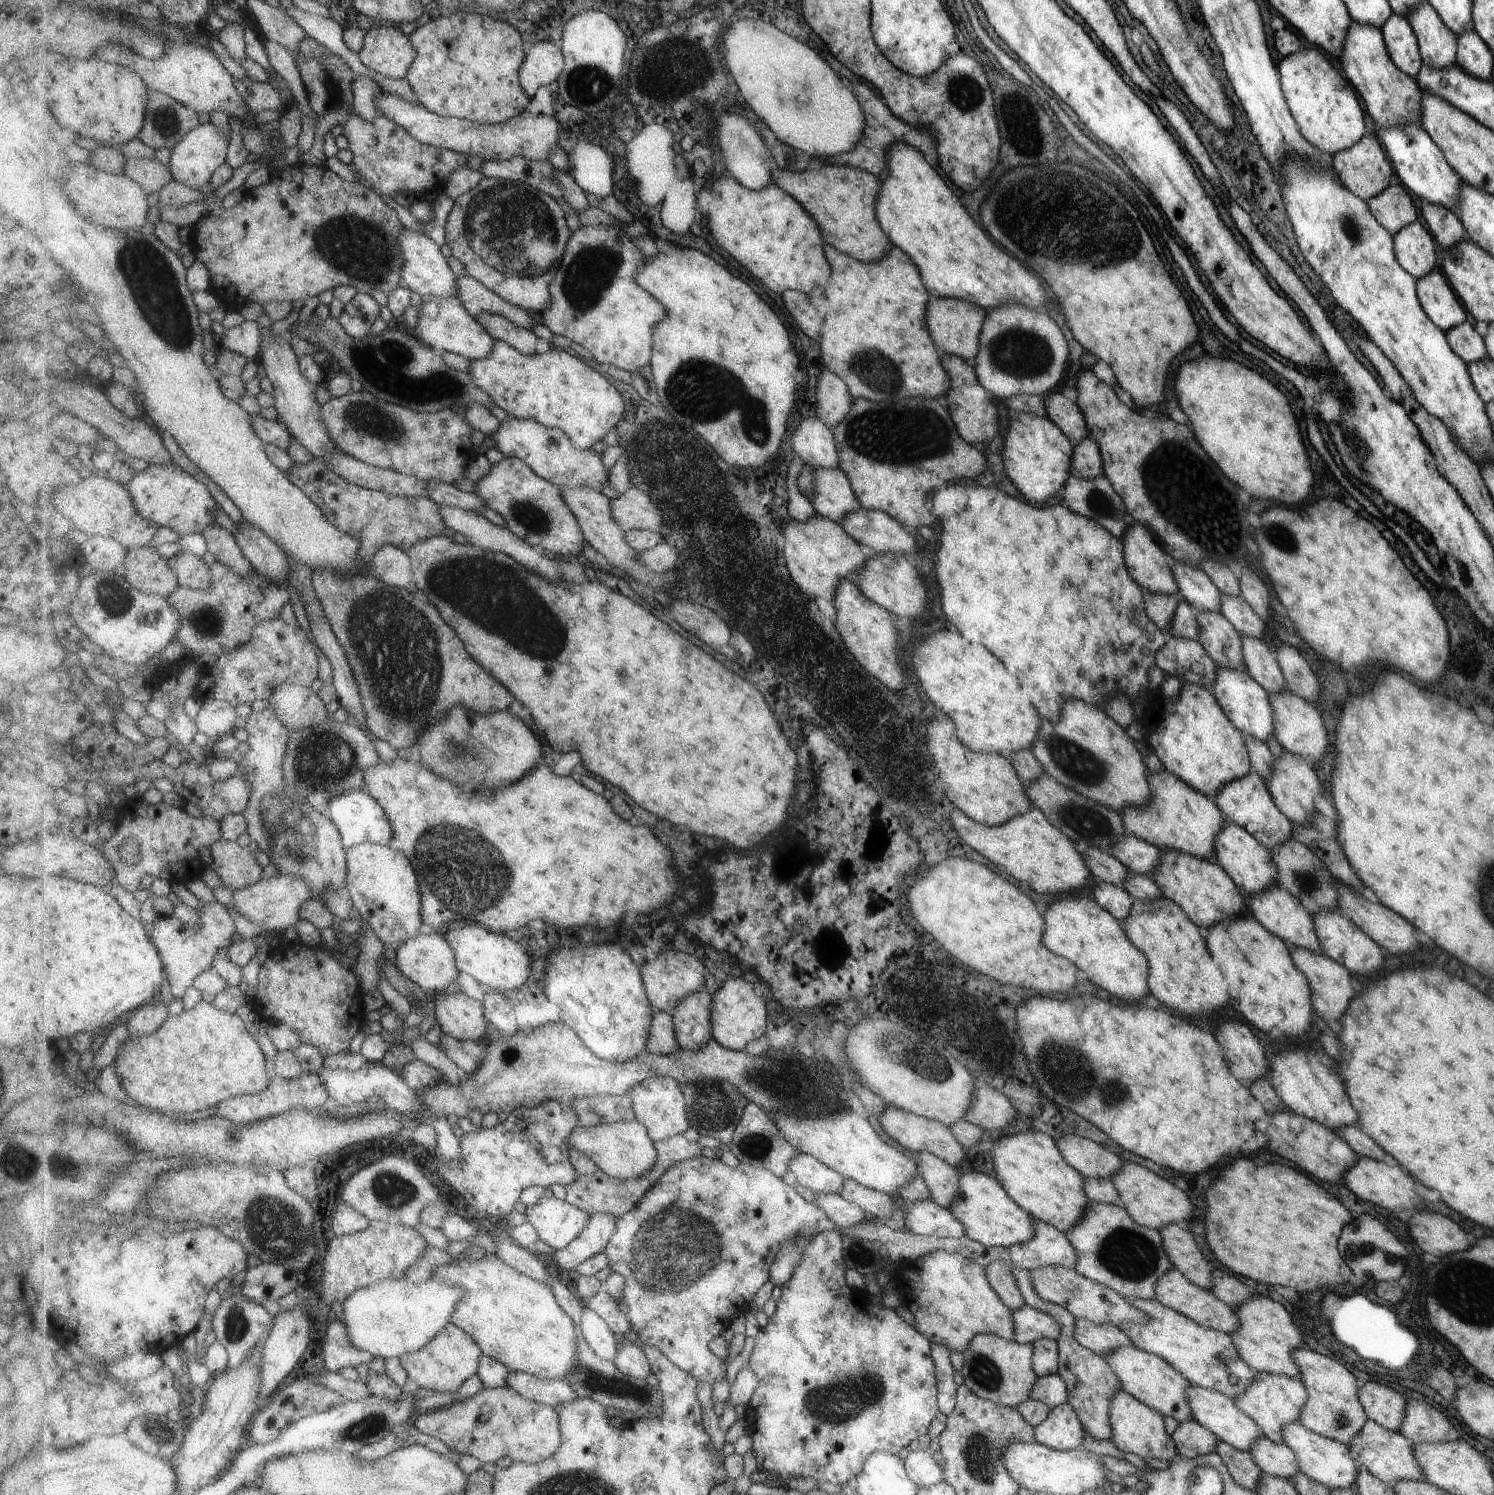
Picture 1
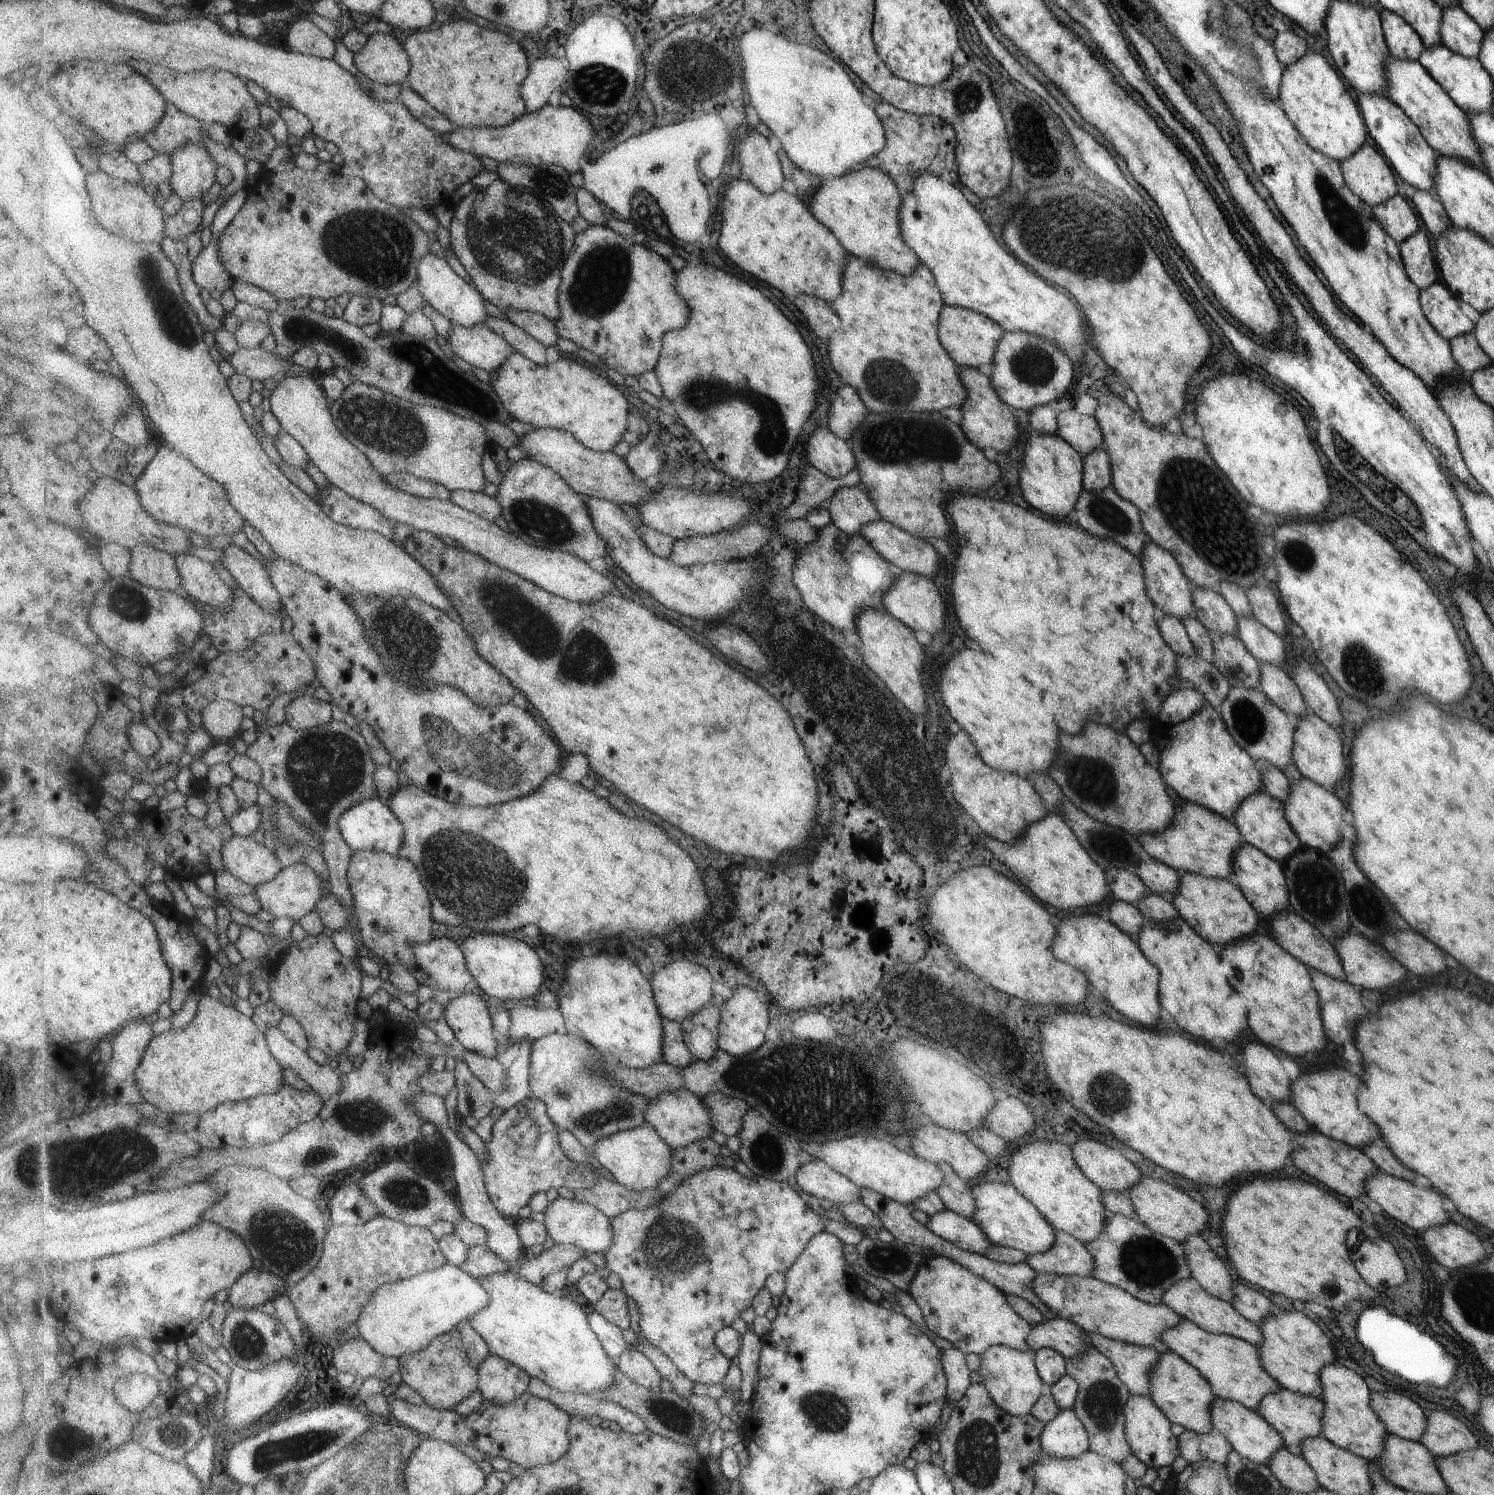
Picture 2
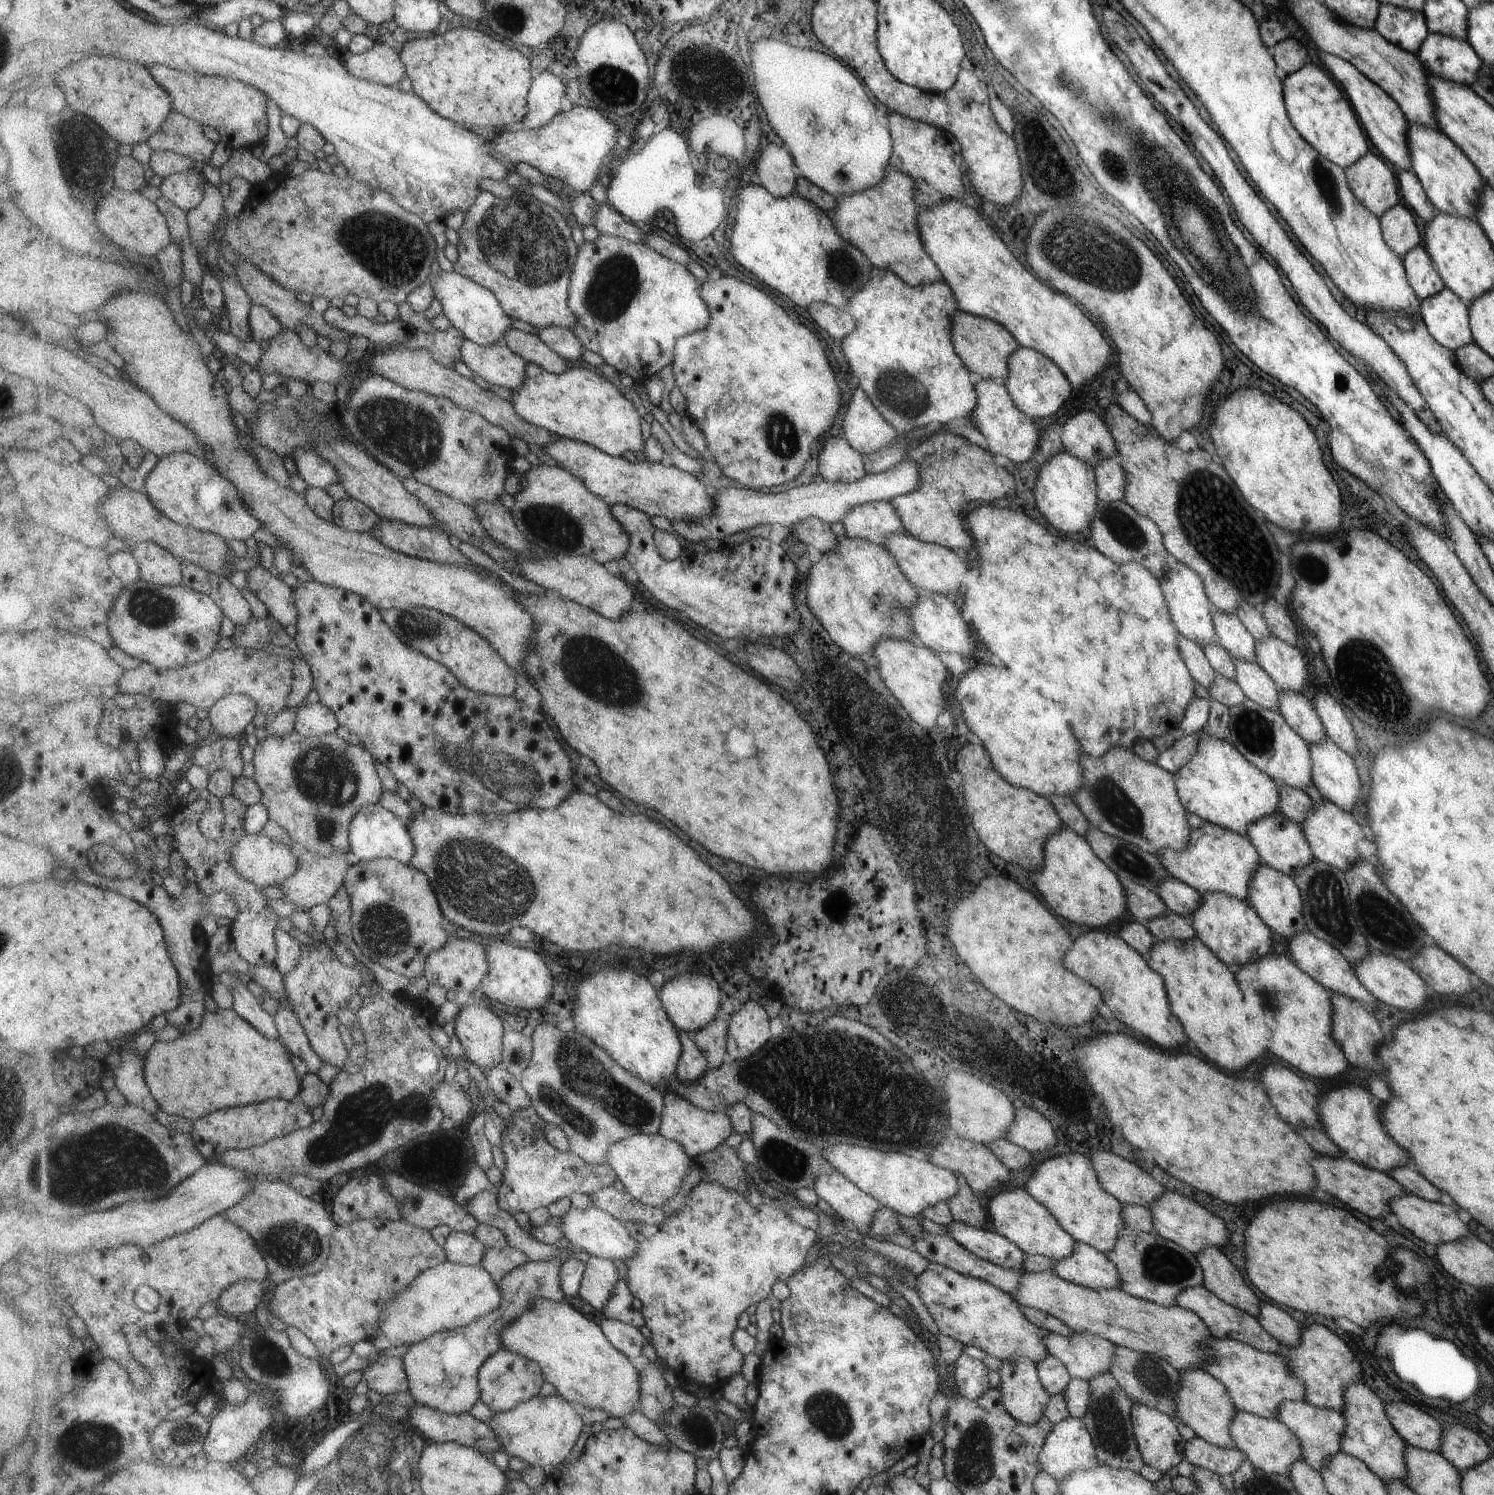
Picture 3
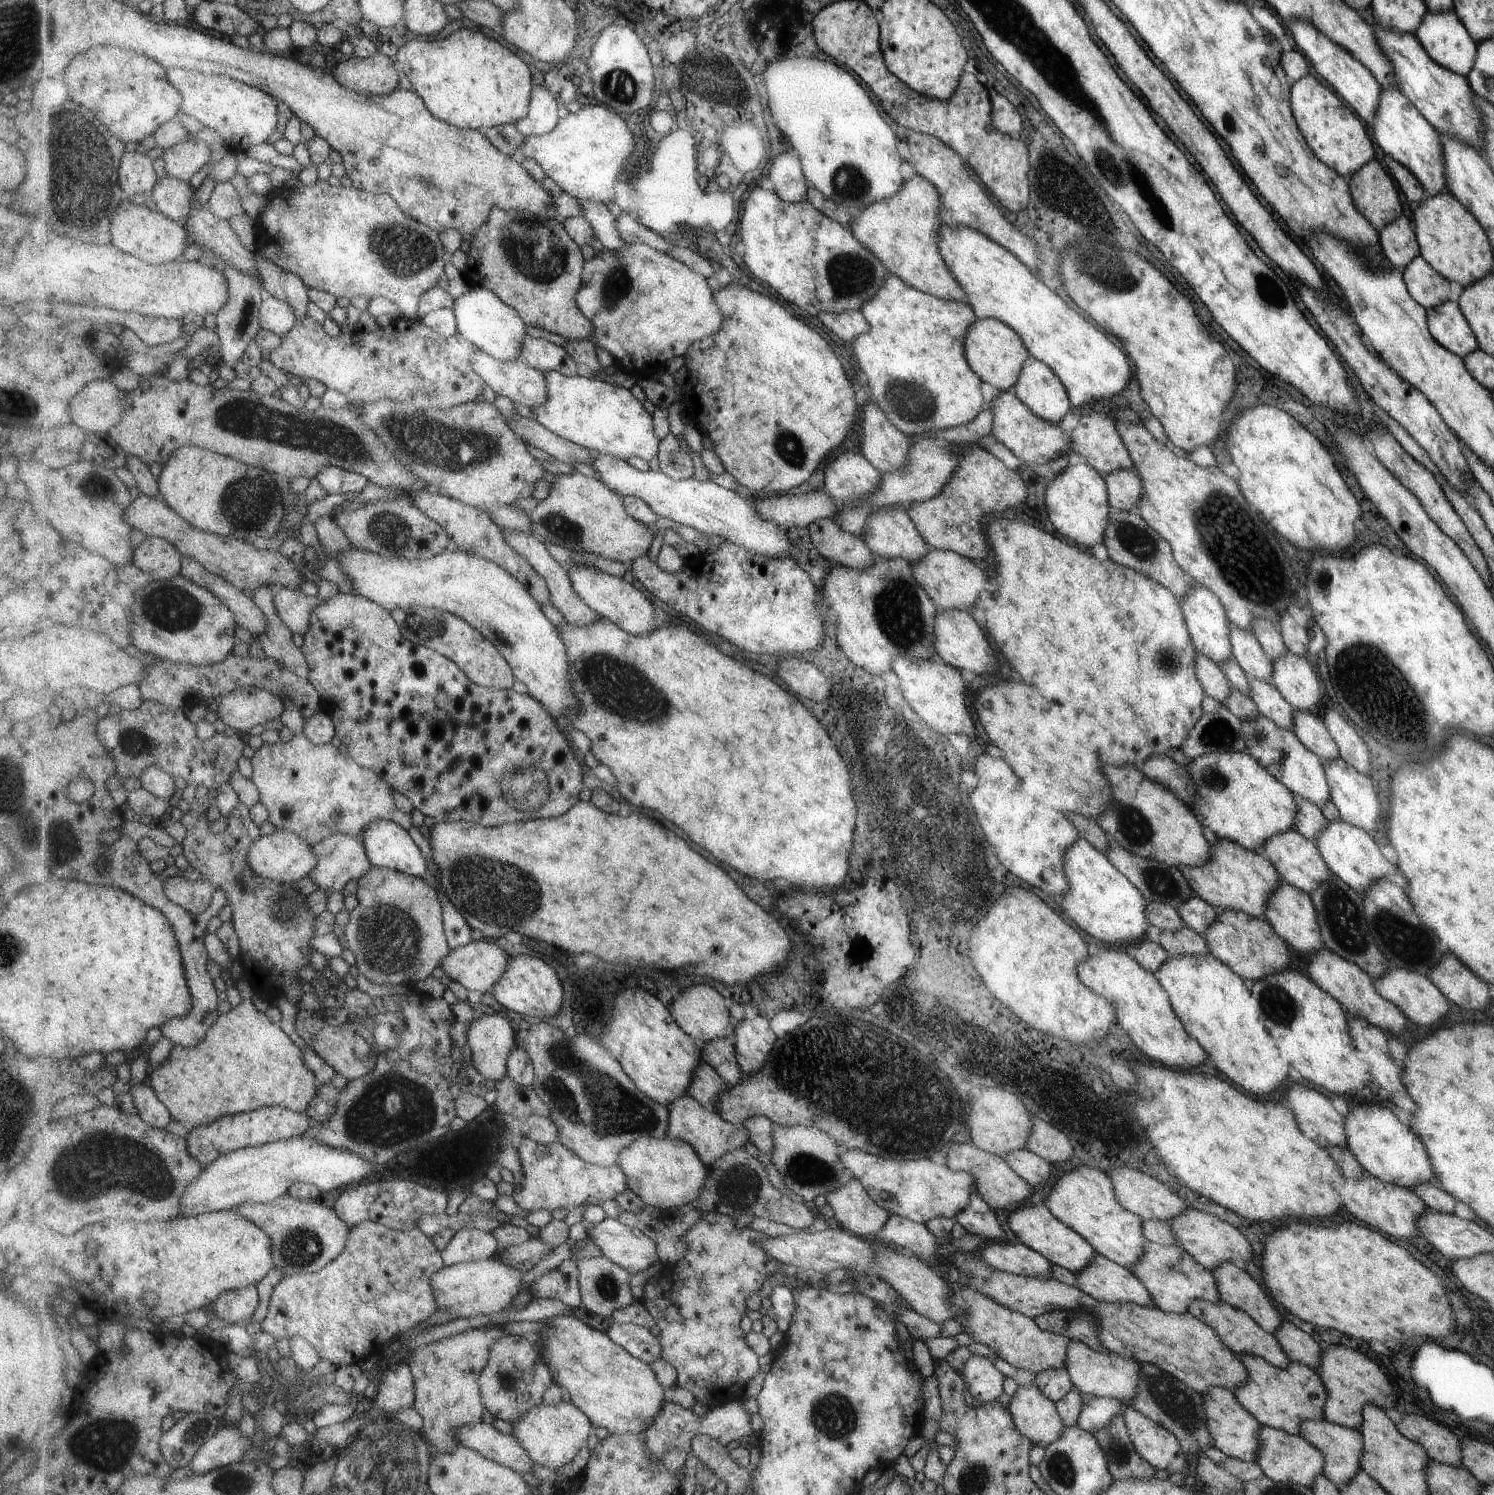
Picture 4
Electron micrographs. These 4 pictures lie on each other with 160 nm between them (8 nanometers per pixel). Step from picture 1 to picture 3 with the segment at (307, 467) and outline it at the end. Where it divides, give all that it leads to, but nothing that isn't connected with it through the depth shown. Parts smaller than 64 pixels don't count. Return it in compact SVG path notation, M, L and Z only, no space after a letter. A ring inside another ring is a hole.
M349 497L334 506L334 523L345 530L369 533L379 522L377 512L357 498Z

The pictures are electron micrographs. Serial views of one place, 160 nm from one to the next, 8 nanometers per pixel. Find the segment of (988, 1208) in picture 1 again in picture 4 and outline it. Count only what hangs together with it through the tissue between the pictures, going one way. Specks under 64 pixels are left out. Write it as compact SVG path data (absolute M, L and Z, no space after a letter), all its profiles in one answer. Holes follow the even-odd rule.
M1042 1203L1035 1206L1030 1204L1015 1212L1009 1212L1008 1218L1009 1230L1021 1242L1020 1244L1041 1254L1051 1265L1065 1268L1068 1272L1078 1274L1079 1270L1085 1270L1098 1254L1085 1238L1079 1236L1069 1226L1062 1224Z

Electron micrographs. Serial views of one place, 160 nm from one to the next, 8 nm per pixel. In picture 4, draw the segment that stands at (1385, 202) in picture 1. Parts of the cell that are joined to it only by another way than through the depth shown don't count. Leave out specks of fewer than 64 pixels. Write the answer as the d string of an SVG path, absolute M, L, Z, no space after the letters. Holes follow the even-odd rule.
M1405 214L1378 231L1384 258L1401 271L1411 260L1417 258L1419 248L1415 244L1416 237L1413 236L1413 232Z

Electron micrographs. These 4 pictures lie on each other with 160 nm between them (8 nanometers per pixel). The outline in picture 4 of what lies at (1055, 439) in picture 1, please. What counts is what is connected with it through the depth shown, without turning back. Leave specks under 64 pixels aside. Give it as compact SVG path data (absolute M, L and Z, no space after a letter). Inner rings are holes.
M1087 464L1067 465L1053 480L1044 484L1045 510L1053 528L1071 544L1089 548L1105 540L1106 525L1109 523L1109 494L1105 477Z

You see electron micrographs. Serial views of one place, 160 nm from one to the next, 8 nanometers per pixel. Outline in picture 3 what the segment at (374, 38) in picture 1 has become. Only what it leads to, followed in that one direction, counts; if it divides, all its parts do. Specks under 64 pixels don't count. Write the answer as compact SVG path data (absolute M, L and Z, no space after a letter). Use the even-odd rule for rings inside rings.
M376 43L368 52L349 57L346 68L356 78L389 87L399 86L406 75L406 65L400 54L382 43Z

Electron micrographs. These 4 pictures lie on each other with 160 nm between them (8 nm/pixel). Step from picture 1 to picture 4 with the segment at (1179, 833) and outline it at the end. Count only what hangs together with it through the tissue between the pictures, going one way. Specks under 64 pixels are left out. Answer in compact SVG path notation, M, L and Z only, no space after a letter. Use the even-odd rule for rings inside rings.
M1219 839L1212 846L1211 862L1195 868L1181 867L1178 870L1187 880L1195 896L1206 901L1218 911L1233 910L1247 916L1263 919L1269 906L1269 898L1279 888L1279 874L1271 862L1260 852L1247 851L1245 848L1226 839Z

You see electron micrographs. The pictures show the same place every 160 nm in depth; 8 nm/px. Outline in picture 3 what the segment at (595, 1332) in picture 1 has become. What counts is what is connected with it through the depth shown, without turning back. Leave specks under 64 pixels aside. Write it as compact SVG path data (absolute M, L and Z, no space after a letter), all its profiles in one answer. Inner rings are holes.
M608 1318L602 1321L600 1326L611 1340L611 1344L629 1358L643 1355L643 1346L651 1343L651 1339L643 1336L643 1332L637 1326Z

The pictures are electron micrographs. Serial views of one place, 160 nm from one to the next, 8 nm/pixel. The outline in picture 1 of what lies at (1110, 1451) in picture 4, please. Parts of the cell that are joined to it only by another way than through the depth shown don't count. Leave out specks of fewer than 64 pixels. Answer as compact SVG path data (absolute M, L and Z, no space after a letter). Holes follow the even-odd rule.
M1008 1263L1009 1274L1015 1280L1015 1286L1019 1290L1024 1305L1046 1313L1054 1318L1062 1326L1062 1334L1057 1340L1058 1344L1058 1371L1056 1374L1065 1382L1067 1388L1067 1403L1078 1413L1079 1420L1082 1421L1083 1429L1087 1434L1093 1436L1093 1440L1111 1440L1111 1424L1109 1424L1109 1402L1113 1394L1121 1391L1121 1382L1115 1376L1115 1372L1109 1368L1109 1364L1103 1358L1097 1356L1095 1352L1084 1348L1075 1340L1073 1328L1075 1328L1075 1318L1061 1306L1042 1300L1034 1292L1033 1284L1030 1284L1031 1274L1029 1271L1018 1268Z

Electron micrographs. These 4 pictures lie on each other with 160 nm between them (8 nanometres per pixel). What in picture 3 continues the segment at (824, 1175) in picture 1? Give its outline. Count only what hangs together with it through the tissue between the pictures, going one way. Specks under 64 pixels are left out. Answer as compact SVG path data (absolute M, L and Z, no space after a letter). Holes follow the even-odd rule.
M833 1172L831 1176L821 1176L815 1180L814 1191L843 1222L849 1220L859 1234L868 1234L873 1214L879 1210L880 1205L847 1180L841 1172Z

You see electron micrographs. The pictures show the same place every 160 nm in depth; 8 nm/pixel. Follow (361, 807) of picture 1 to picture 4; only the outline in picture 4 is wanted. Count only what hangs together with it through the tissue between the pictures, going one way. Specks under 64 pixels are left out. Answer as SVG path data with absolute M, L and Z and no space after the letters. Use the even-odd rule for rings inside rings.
M376 819L361 837L373 867L397 870L415 878L426 875L429 866L421 848L397 822Z

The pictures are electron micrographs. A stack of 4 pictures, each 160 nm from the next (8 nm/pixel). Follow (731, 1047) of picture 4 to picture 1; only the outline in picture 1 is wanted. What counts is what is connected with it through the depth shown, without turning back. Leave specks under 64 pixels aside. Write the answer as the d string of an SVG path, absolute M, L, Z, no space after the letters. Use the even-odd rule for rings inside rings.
M706 990L687 996L672 1016L674 1017L677 1041L682 1049L699 1052L714 1039L711 1008L714 999Z

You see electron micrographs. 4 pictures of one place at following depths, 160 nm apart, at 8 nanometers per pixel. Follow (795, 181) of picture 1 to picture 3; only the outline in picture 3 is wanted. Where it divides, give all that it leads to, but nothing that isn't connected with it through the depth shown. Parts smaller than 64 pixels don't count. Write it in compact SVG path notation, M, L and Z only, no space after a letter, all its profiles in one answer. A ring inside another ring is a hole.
M888 169L887 174L873 187L839 198L838 207L833 211L835 226L839 228L843 240L851 240L851 244L855 244L855 248L871 260L872 266L890 269L911 286L941 280L941 272L925 252L918 235L914 192L915 182L909 175Z

